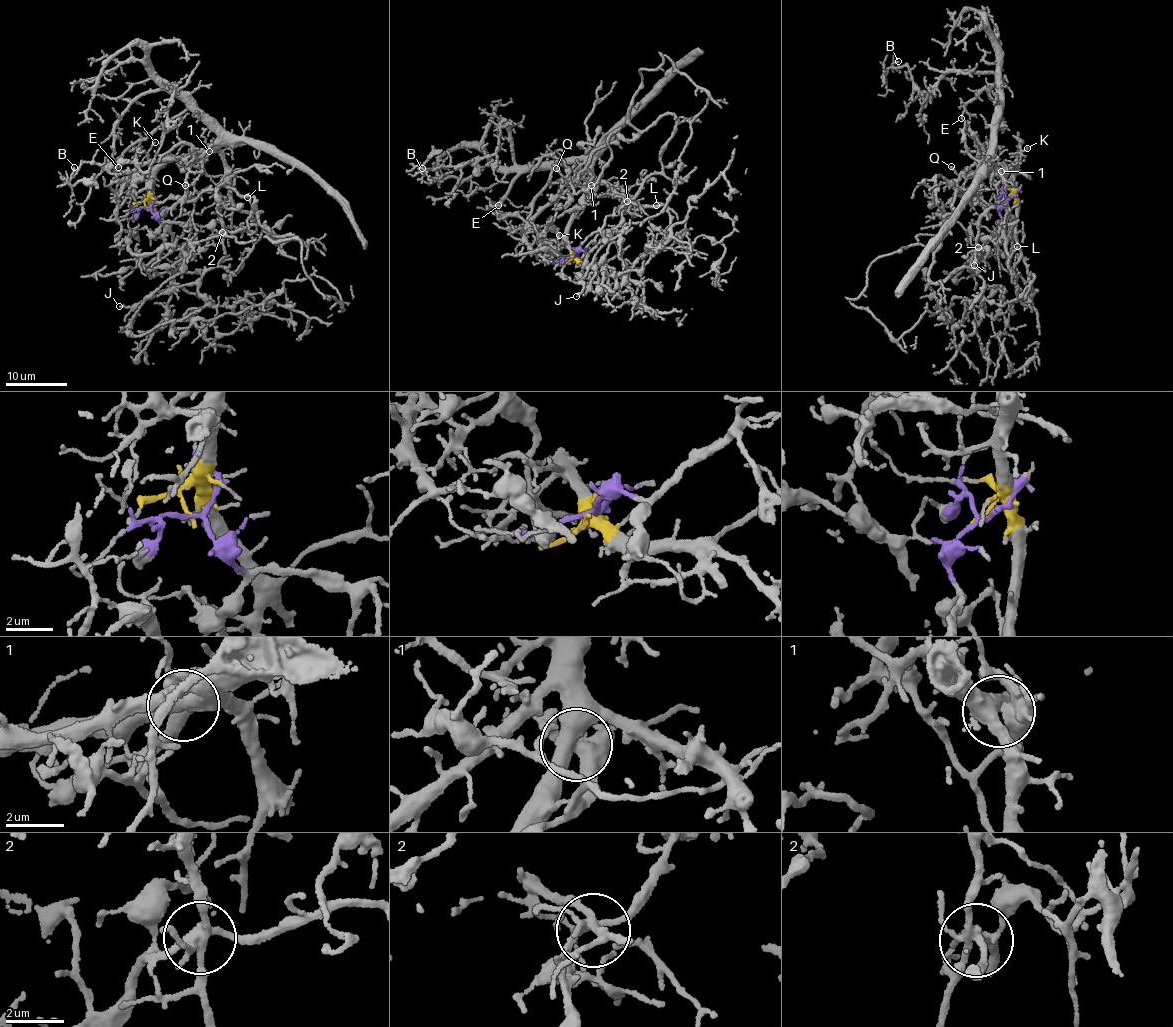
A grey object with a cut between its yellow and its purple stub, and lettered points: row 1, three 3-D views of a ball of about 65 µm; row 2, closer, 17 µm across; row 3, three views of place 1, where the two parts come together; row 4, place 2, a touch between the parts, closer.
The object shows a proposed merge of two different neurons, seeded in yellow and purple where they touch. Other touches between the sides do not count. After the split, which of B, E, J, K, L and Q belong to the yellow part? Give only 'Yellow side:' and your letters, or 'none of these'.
Yellow side: B, E, K, L

